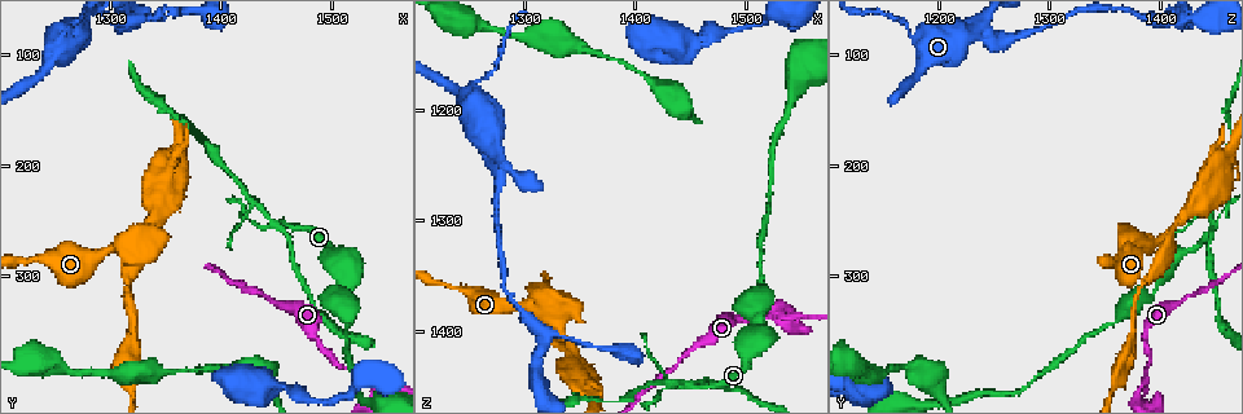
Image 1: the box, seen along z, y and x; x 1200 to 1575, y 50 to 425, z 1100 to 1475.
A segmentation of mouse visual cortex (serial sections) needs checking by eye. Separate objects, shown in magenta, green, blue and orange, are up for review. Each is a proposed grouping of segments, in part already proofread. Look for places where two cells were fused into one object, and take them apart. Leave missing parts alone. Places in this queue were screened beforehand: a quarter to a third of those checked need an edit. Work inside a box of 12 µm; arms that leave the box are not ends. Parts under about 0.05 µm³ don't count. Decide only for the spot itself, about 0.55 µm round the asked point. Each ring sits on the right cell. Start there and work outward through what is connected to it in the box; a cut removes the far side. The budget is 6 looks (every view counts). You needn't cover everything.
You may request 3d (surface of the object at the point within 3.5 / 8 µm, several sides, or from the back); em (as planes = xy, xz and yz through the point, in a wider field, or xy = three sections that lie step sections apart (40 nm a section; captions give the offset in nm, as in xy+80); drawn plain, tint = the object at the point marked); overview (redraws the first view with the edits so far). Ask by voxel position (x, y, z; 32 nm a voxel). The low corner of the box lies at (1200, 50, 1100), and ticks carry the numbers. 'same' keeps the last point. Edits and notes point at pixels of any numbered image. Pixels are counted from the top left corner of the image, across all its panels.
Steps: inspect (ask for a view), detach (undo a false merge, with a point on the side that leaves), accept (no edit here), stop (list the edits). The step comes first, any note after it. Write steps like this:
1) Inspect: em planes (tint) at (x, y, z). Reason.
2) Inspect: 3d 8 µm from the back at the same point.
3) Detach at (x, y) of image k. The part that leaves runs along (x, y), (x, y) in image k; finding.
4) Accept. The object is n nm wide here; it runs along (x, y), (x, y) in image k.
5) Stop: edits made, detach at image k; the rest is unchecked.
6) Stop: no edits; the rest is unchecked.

Inspect: 3d 3.5 µm at (1544, 398, 1388). Abrupt turn.

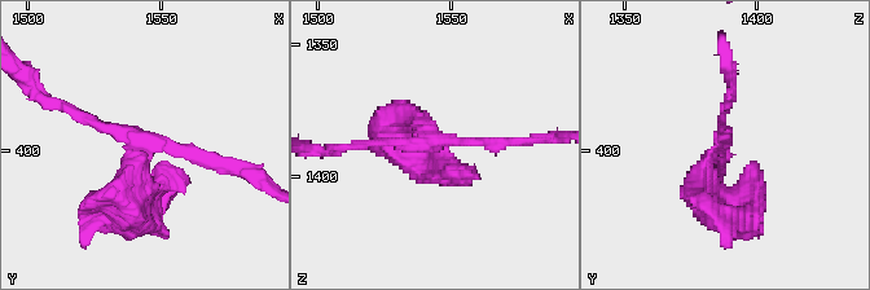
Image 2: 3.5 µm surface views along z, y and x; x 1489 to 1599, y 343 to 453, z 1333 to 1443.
Inspect: em xy step 1 (plain) at (1543, 396, 1387). 3 arms meet here; the arms are 150, 150, 250 nm wide.

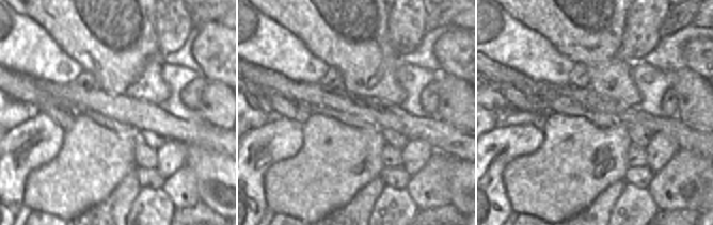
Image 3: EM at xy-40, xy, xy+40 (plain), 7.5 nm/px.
Inspect: em xy step 1 (tint) at the same point. Where the object lies.

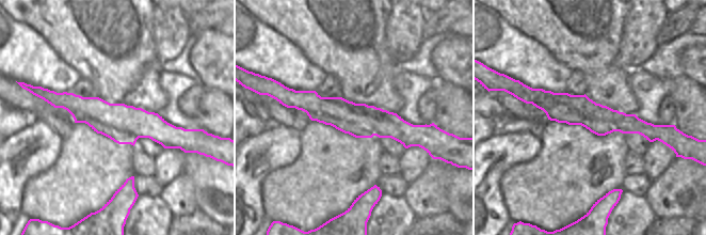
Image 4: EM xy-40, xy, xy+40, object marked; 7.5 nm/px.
Detach at (176, 172) of image 2. A border runs along (85, 123), (96, 121), (138, 138) in image 4; two cells meet here.

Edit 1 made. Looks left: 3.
Inspect: overview. Redraw.

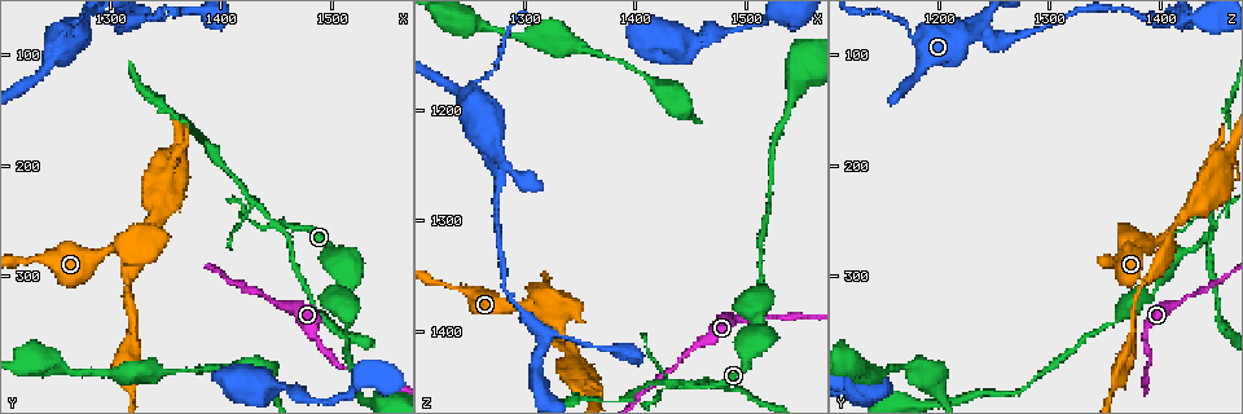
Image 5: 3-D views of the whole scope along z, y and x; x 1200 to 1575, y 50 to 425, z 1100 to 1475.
Inspect: 3d 3.5 µm at (1336, 260, 1408). A narrow waist.

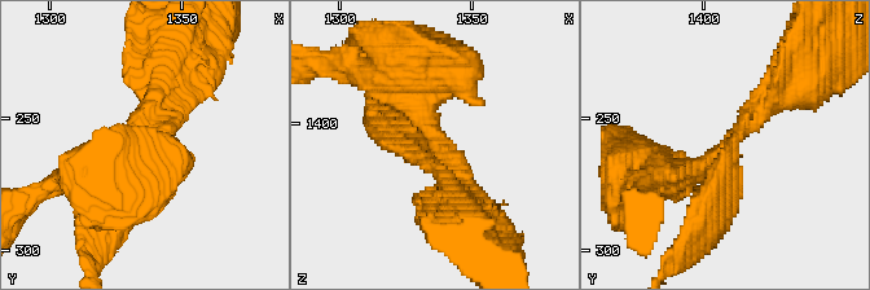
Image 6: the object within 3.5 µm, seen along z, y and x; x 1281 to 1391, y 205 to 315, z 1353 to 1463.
Inspect: em xy step 5 (tint) at (1338, 259, 1409). 3 arms meet here; the arms are 300, 300, 400 nm wide.

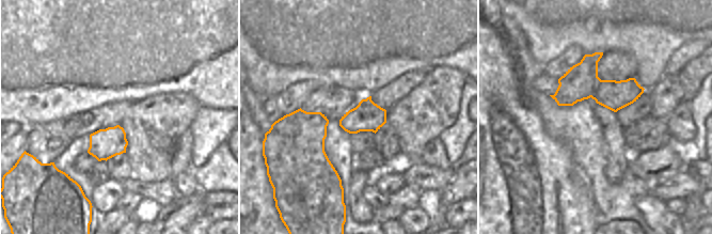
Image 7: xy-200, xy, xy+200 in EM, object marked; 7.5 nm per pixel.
Accept. One cell here.

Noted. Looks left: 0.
Stop: edits made, detach at image 2; the rest is unchecked.

